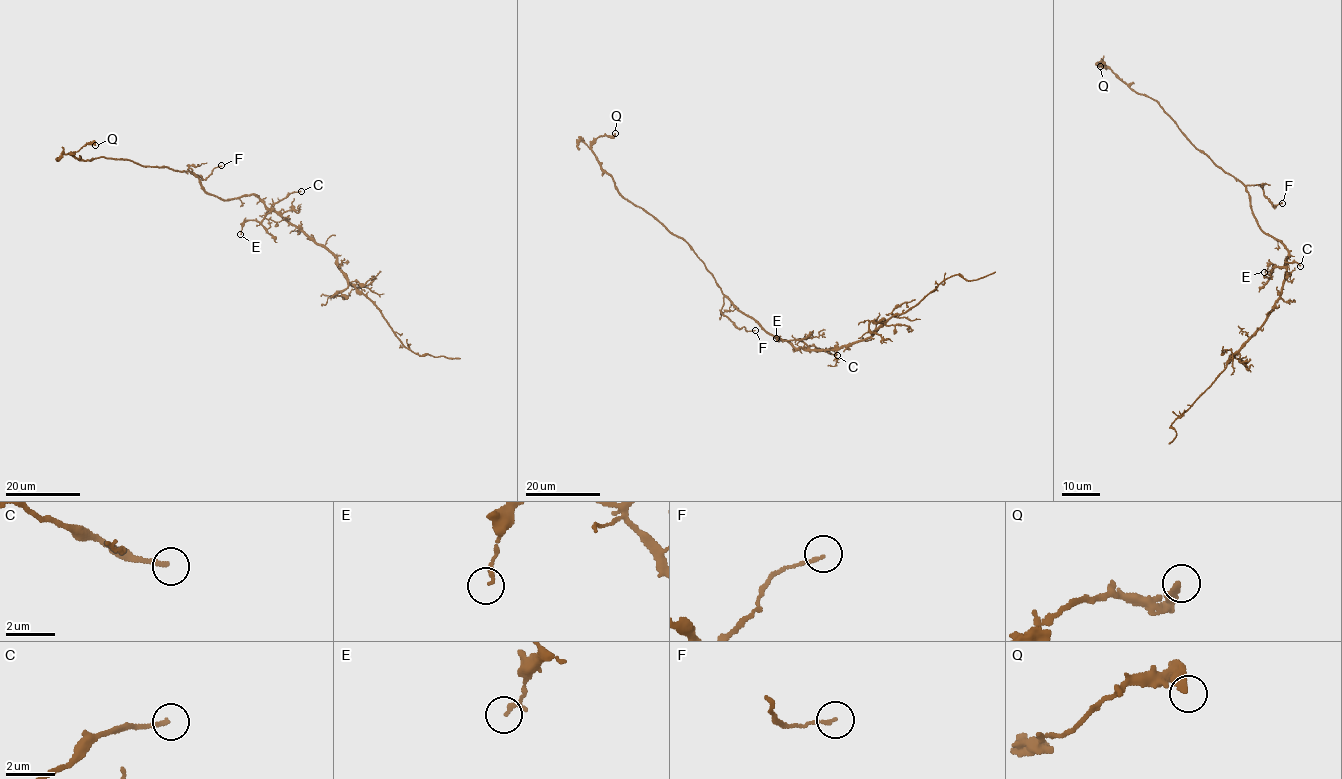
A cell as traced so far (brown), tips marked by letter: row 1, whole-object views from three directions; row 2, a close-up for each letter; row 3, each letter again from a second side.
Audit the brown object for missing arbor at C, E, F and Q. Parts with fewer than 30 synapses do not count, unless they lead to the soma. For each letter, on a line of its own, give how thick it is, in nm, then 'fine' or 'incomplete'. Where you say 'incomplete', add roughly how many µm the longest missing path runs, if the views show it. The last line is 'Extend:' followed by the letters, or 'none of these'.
C: 170 nm | fine
E: 140 nm | fine
F: 120 nm | fine
Q: 220 nm | fine
Extend: none of these

